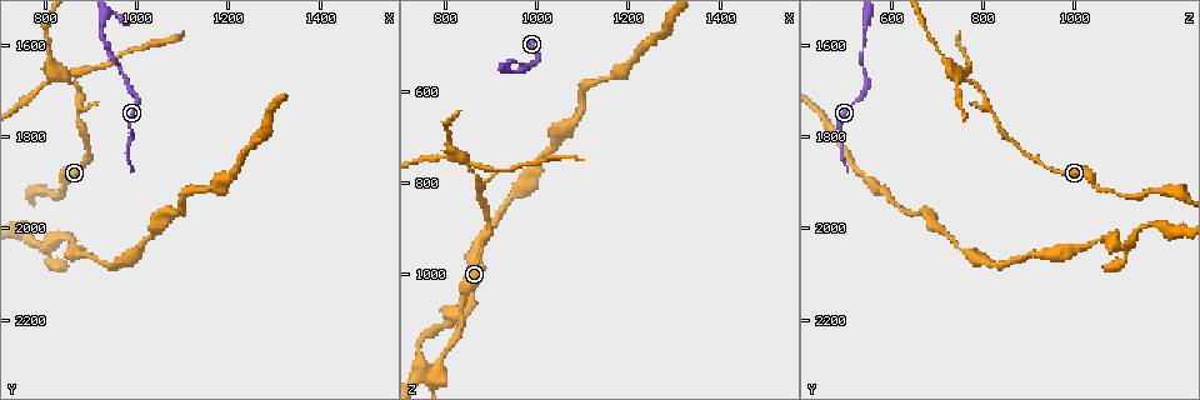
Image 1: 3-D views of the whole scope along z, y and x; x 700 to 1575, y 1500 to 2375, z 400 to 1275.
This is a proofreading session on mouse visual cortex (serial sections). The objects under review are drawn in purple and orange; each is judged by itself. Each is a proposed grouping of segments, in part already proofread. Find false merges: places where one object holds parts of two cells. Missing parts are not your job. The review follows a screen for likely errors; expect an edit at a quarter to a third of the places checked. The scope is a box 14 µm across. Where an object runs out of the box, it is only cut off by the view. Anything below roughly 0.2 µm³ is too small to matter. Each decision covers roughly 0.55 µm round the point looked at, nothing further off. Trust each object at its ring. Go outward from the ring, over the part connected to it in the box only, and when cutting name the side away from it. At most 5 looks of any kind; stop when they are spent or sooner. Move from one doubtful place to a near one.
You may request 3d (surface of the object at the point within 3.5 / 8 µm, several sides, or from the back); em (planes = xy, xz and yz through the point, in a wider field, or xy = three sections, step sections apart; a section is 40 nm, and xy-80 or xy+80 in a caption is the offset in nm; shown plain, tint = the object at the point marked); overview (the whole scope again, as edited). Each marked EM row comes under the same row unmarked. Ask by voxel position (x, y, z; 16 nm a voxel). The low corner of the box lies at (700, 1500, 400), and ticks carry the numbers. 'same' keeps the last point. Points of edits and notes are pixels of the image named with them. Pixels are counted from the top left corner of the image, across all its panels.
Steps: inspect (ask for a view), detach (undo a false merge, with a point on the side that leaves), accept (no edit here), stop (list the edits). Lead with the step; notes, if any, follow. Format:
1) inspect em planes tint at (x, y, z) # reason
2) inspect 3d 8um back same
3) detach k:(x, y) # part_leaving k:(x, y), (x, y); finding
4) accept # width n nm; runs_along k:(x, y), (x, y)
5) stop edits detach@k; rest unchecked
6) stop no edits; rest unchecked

inspect 3d 3.5um at (760, 1925, 1235)

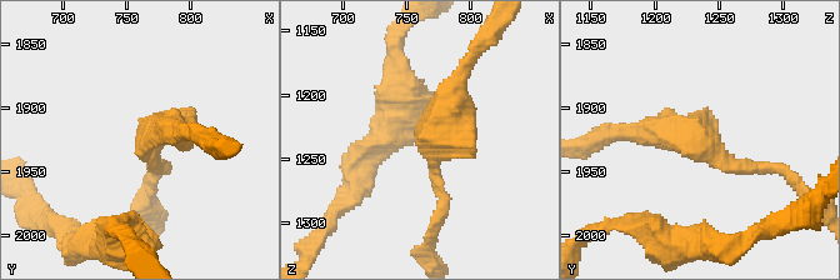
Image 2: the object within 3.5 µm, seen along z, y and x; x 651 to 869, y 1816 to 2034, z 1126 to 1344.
inspect em xy step 5 tint at (764, 1924, 1236) # shape alone is not enough

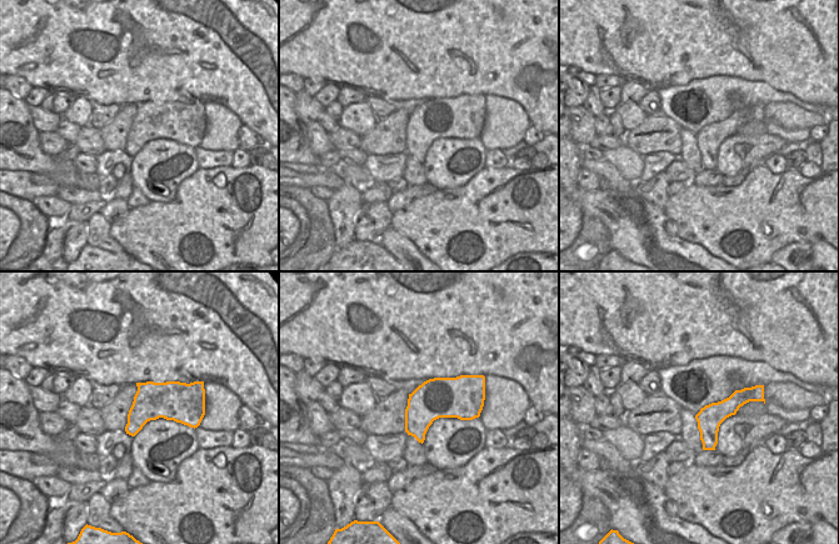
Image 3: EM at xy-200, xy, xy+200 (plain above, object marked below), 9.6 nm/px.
accept # width 380 nm; runs_along 2:(464, 70), (425, 141), (444, 189); all the same cell

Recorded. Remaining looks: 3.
inspect 3d 3.5um at (835, 1665, 740)

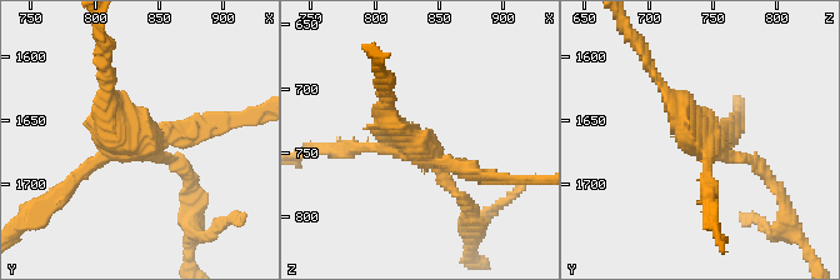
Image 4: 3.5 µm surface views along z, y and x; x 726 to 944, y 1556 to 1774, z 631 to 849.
inspect em xy step 3 tint at (828, 1662, 744)

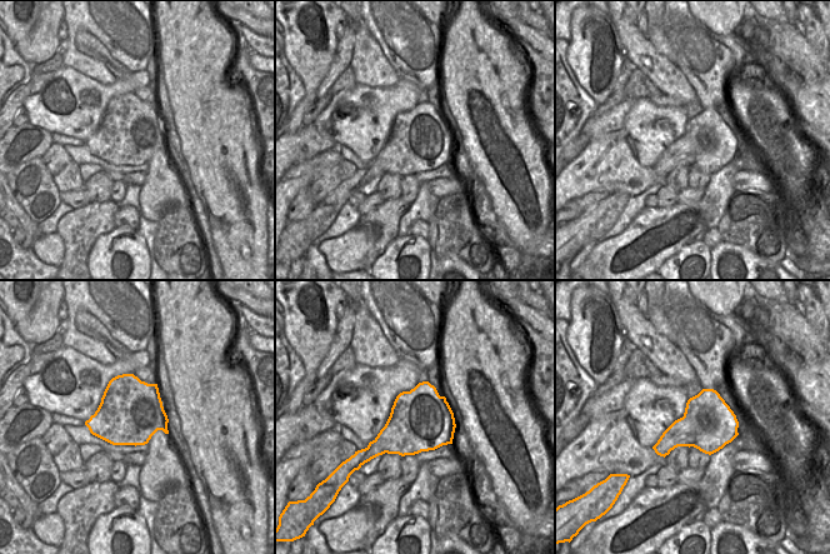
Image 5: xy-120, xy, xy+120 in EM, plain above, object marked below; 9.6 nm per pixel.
inspect em xy step 2 tint same

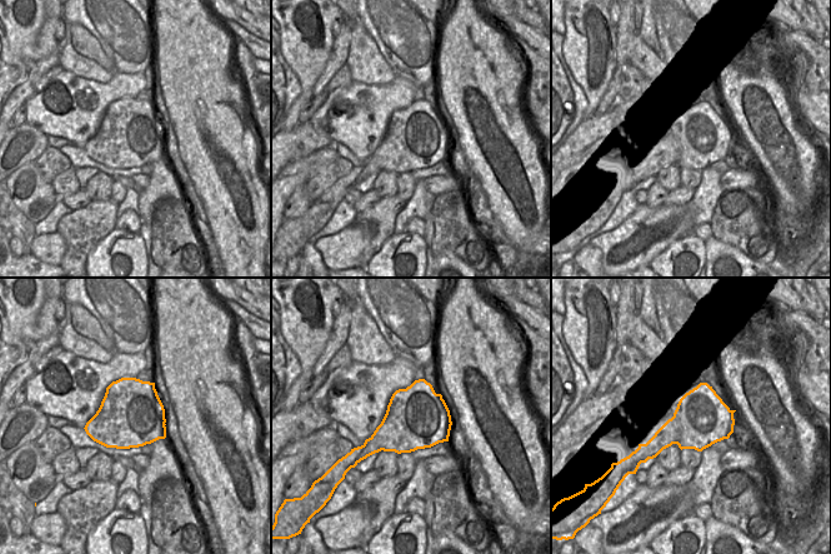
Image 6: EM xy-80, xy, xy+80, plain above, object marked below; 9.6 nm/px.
detach 4:(479, 173) # border 6:(422, 398), (406, 407), (409, 428); a second cell is stuck on

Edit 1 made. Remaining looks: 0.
stop edits detach@4; rest unchecked

